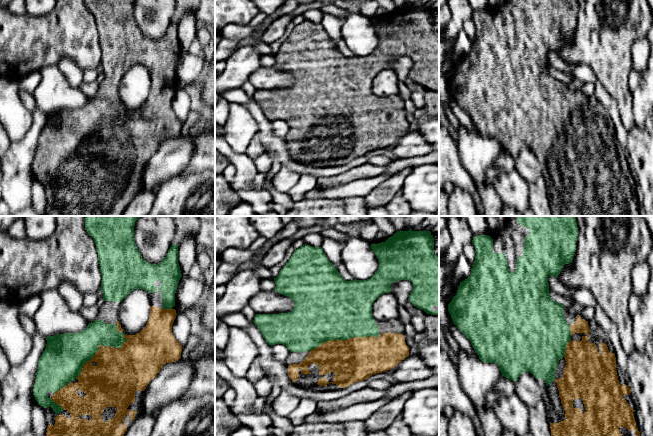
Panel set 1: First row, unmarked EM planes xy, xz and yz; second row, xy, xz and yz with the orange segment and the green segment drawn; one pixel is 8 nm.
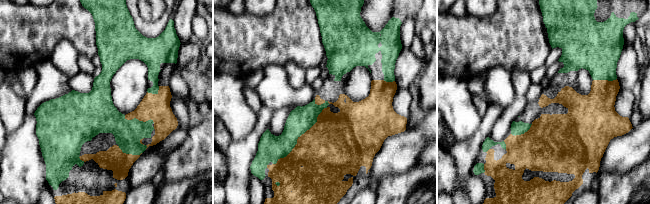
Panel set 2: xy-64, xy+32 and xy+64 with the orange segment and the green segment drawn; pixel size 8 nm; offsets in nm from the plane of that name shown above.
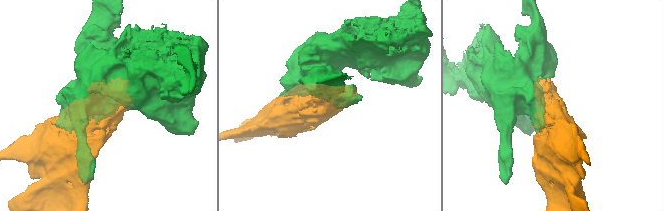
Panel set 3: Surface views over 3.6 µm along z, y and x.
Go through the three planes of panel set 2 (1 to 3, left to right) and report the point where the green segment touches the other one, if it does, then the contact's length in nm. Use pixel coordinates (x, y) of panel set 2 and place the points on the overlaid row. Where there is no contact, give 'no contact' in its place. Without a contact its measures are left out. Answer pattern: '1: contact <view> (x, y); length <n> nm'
1: contact xy-64 (139, 120); length 260 nm
2: contact xy+32 (300, 136); length 650 nm
3: contact xy+64 (604, 80); length 190 nm

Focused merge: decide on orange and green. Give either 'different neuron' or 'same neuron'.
same neuron

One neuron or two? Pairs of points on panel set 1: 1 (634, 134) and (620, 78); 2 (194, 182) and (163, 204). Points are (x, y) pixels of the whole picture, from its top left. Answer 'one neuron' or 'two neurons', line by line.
1: two neurons
2: one neuron

